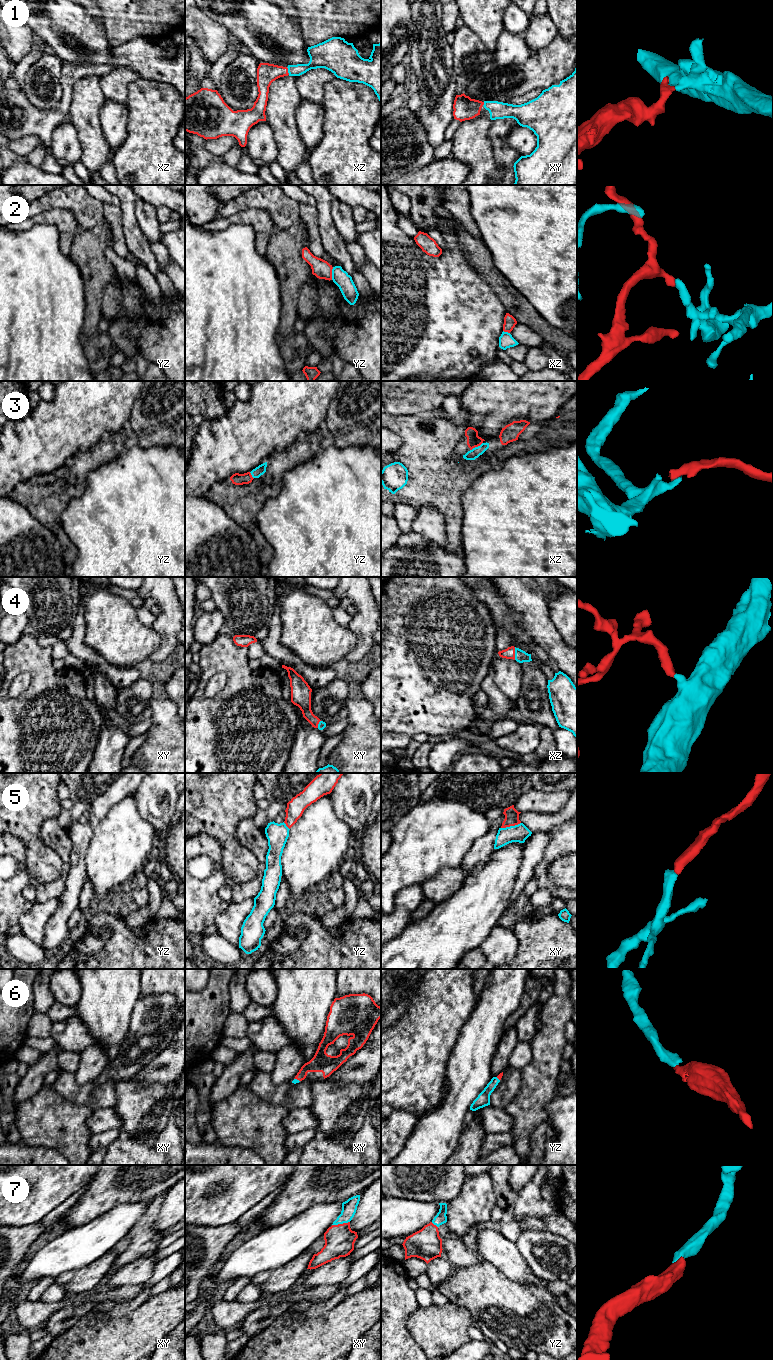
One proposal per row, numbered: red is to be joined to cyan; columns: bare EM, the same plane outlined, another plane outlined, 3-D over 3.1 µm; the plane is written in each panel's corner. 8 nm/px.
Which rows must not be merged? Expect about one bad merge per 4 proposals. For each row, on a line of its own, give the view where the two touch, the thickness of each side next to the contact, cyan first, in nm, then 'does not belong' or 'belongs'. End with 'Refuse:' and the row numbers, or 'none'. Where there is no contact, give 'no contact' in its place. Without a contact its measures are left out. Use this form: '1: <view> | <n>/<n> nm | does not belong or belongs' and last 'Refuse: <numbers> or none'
1: xz | 130/160 nm | belongs
2: yz | 130/150 nm | does not belong
3: xz | 80/110 nm | belongs
4: xz | 100/90 nm | belongs
5: xy | 140/110 nm | belongs
6: xy | 40/160 nm | belongs
7: xy | 120/240 nm | belongs
Refuse: 2

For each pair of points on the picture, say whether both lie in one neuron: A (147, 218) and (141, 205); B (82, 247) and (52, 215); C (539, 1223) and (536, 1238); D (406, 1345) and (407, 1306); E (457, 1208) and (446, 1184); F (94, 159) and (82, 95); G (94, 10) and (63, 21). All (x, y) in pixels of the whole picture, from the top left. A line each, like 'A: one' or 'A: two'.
A: one
B: two
C: two
D: one
E: two
F: one
G: two

